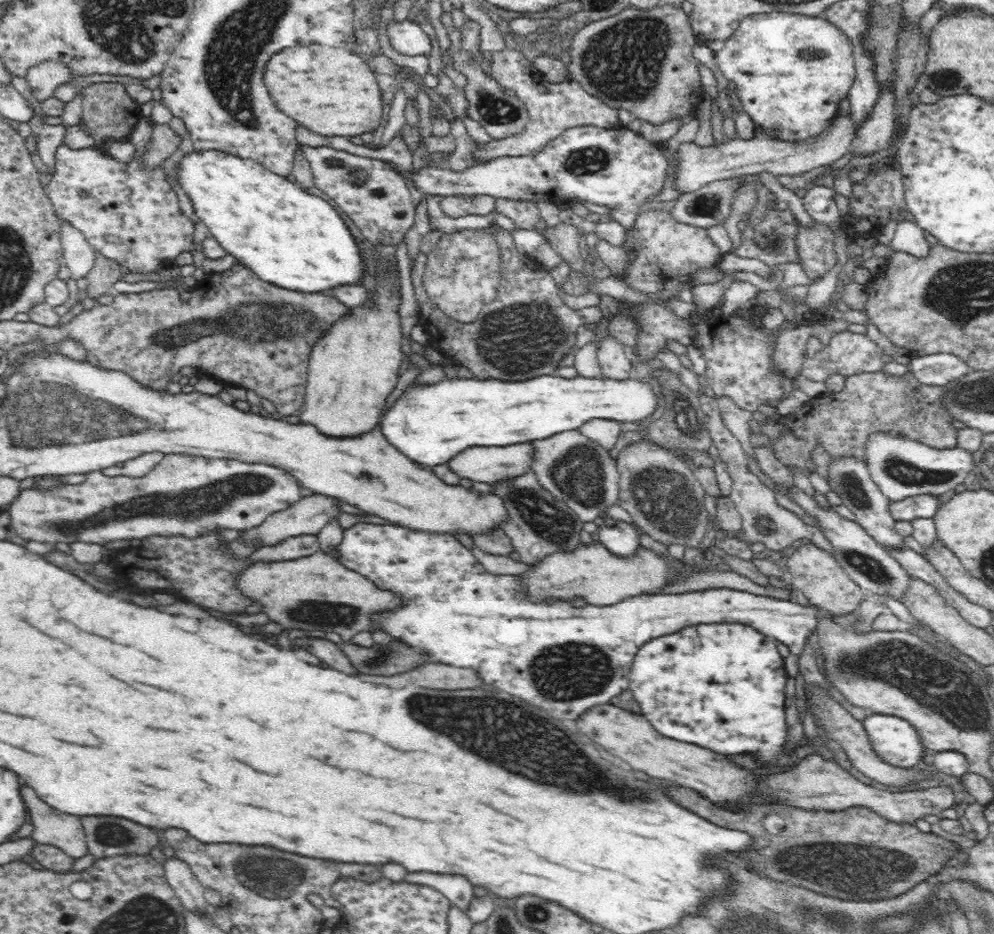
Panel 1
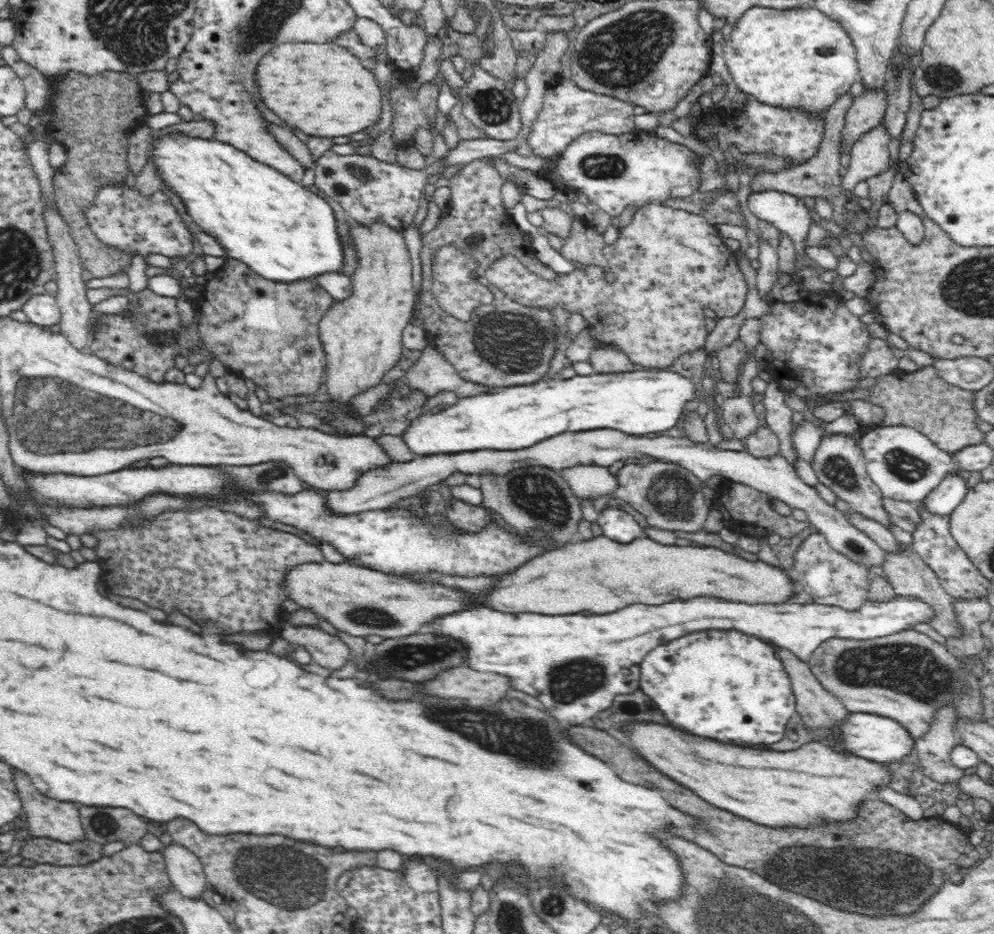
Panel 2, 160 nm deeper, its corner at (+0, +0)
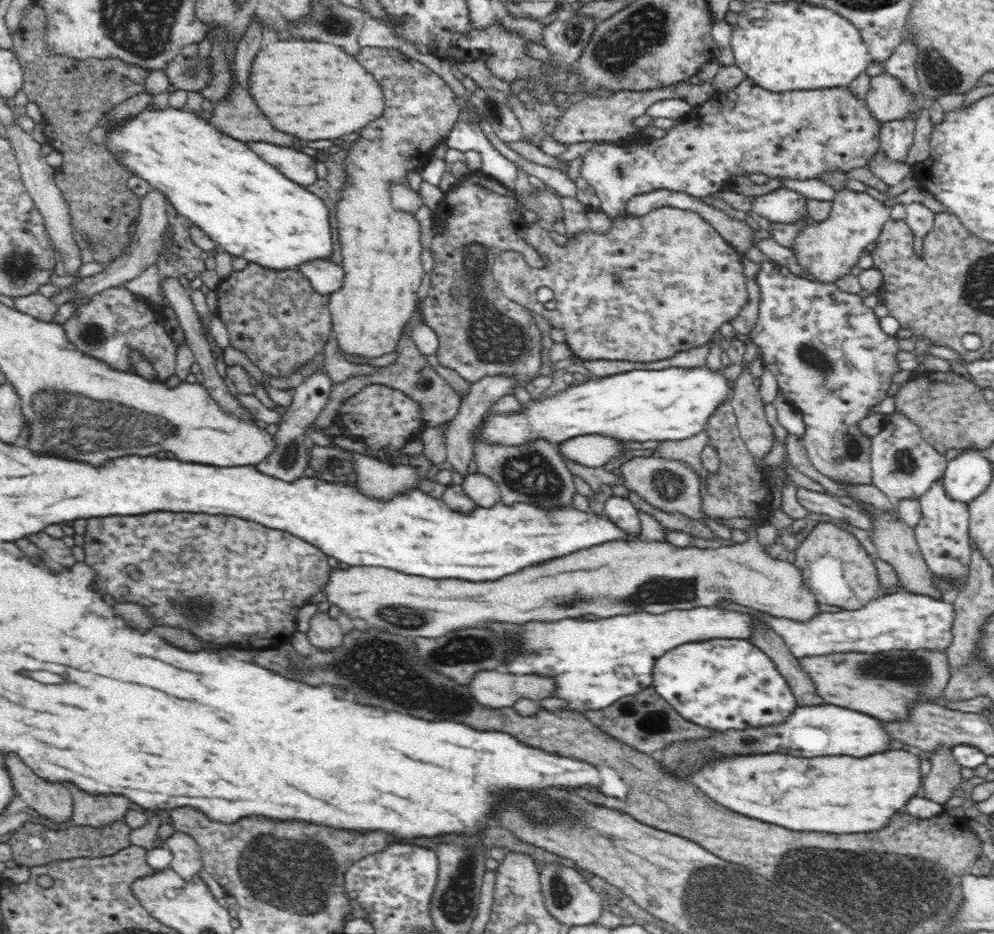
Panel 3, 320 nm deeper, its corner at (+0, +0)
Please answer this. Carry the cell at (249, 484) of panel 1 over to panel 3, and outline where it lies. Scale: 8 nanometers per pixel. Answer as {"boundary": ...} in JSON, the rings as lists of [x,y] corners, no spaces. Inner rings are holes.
{"boundary":[[[323,367],[318,368],[310,376],[306,377],[301,384],[299,384],[293,392],[293,400],[288,406],[286,413],[280,416],[280,422],[277,425],[277,433],[275,438],[274,450],[268,454],[262,462],[255,465],[257,470],[272,477],[279,478],[286,482],[295,482],[304,477],[306,470],[304,467],[307,464],[306,454],[306,430],[312,427],[318,416],[324,410],[331,388],[334,382],[328,375],[326,369]]]}

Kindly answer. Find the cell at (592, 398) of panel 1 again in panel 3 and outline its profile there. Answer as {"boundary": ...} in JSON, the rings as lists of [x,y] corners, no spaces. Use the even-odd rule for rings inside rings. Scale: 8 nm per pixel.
{"boundary":[[[706,364],[696,368],[644,368],[610,375],[600,380],[590,380],[580,386],[572,386],[562,394],[526,404],[526,410],[518,416],[494,416],[486,426],[476,432],[480,441],[492,445],[524,445],[543,438],[559,443],[575,436],[602,435],[624,442],[648,442],[648,440],[684,440],[700,434],[707,428],[709,418],[718,408],[730,404],[735,389],[734,380],[723,373],[725,367],[711,369]]]}

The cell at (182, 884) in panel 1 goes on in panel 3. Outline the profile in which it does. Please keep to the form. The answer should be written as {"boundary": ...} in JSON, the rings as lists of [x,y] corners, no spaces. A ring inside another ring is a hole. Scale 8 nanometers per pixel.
{"boundary":[[[175,831],[162,842],[172,852],[171,868],[184,880],[192,880],[202,870],[203,856],[200,845],[188,833]]]}

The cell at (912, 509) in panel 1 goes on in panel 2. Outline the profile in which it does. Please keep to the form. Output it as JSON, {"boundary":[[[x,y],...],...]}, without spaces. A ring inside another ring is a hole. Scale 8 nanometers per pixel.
{"boundary":[[[950,472],[930,491],[923,500],[923,506],[933,514],[952,514],[969,491],[968,481],[959,472]]]}

